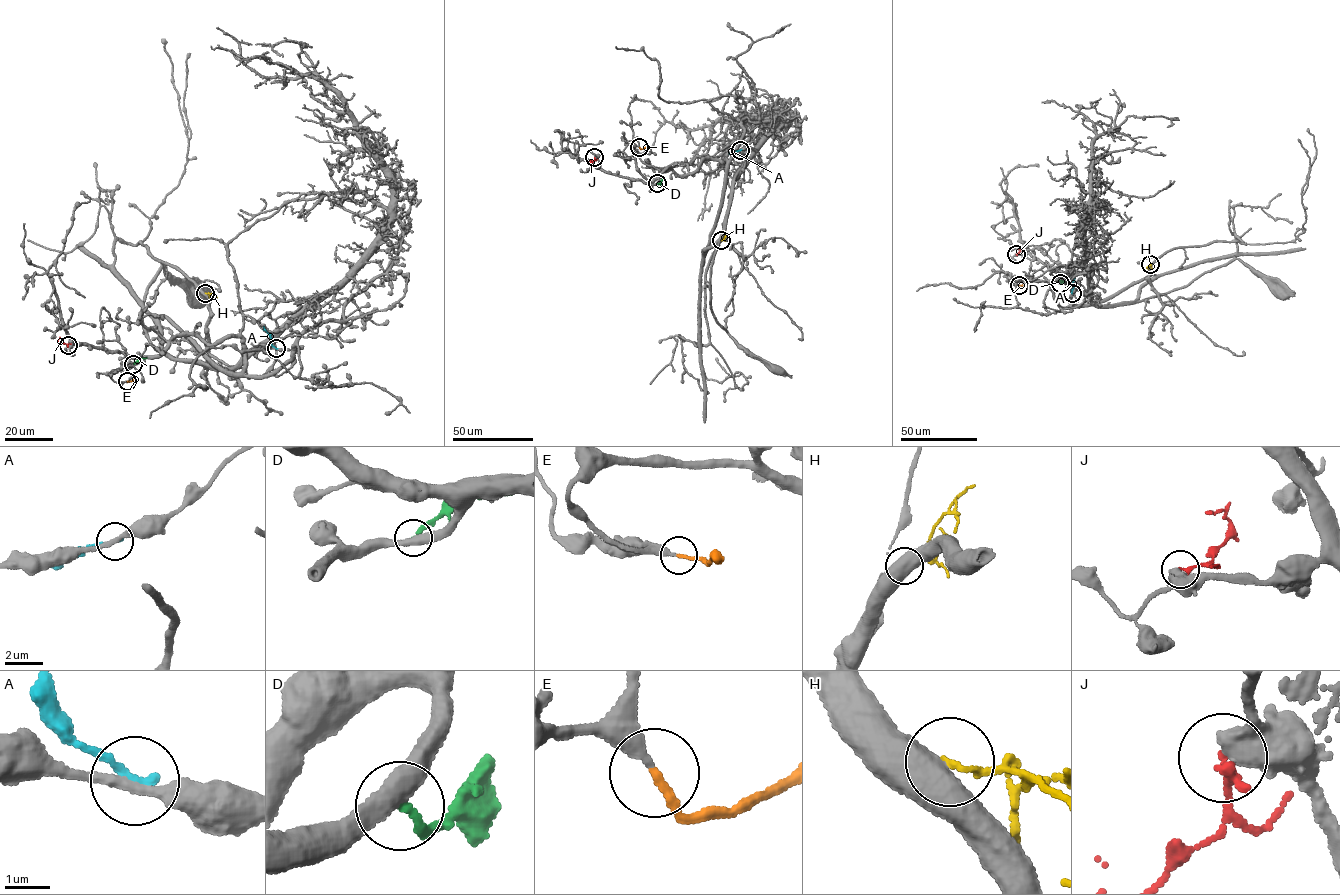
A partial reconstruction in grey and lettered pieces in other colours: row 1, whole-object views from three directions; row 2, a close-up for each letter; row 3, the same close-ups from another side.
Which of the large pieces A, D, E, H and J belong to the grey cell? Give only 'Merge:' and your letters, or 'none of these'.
Merge: E

